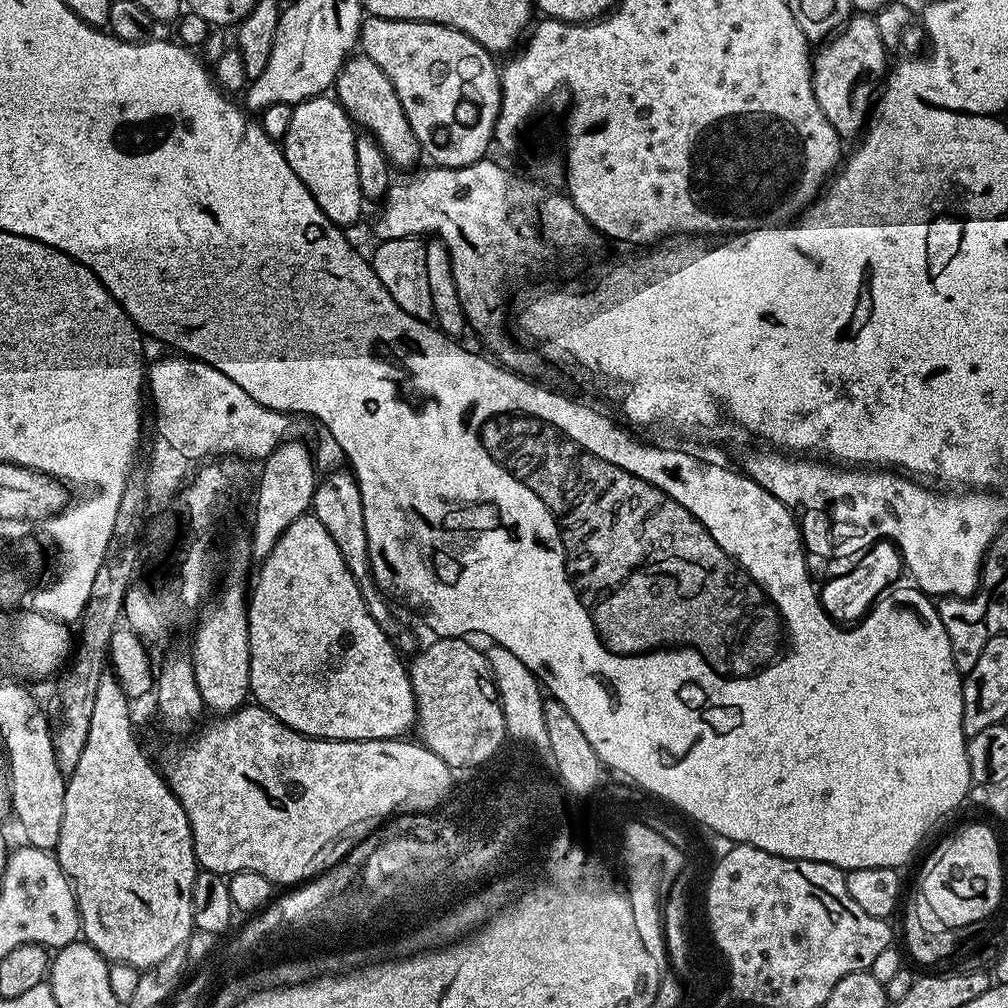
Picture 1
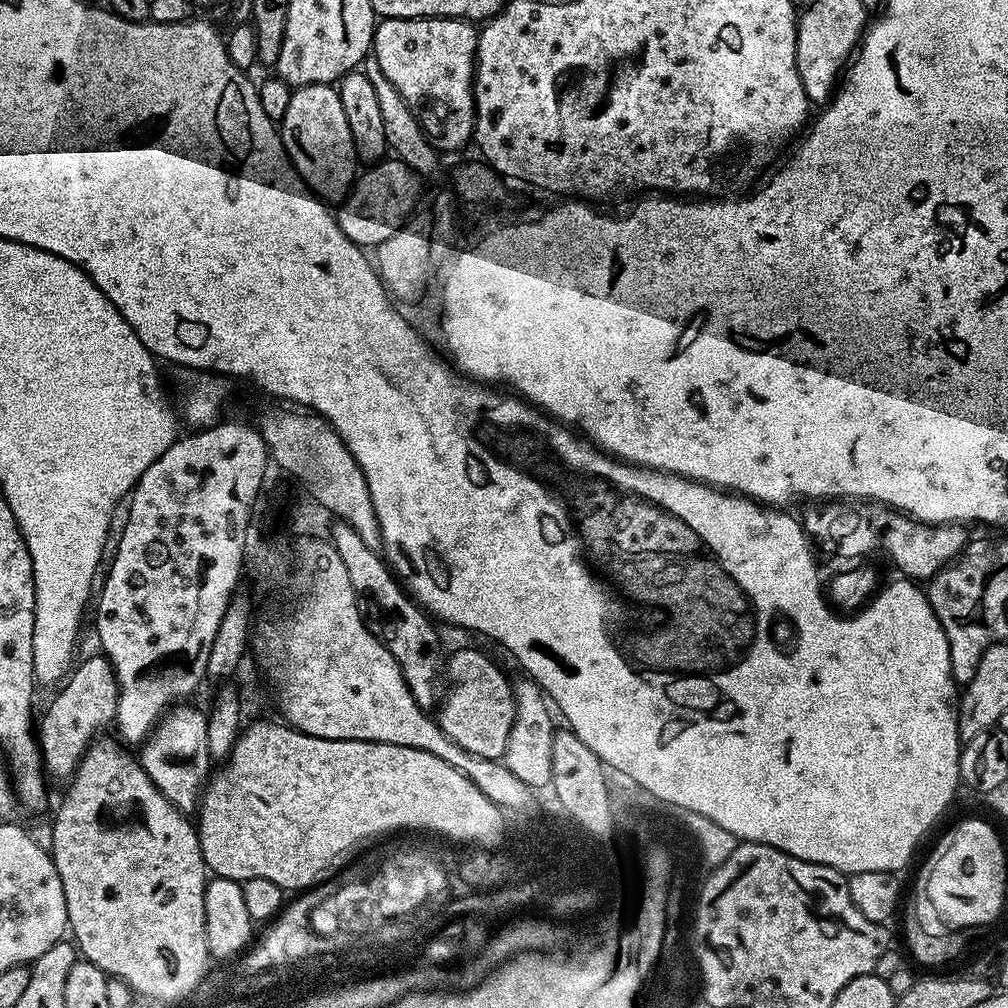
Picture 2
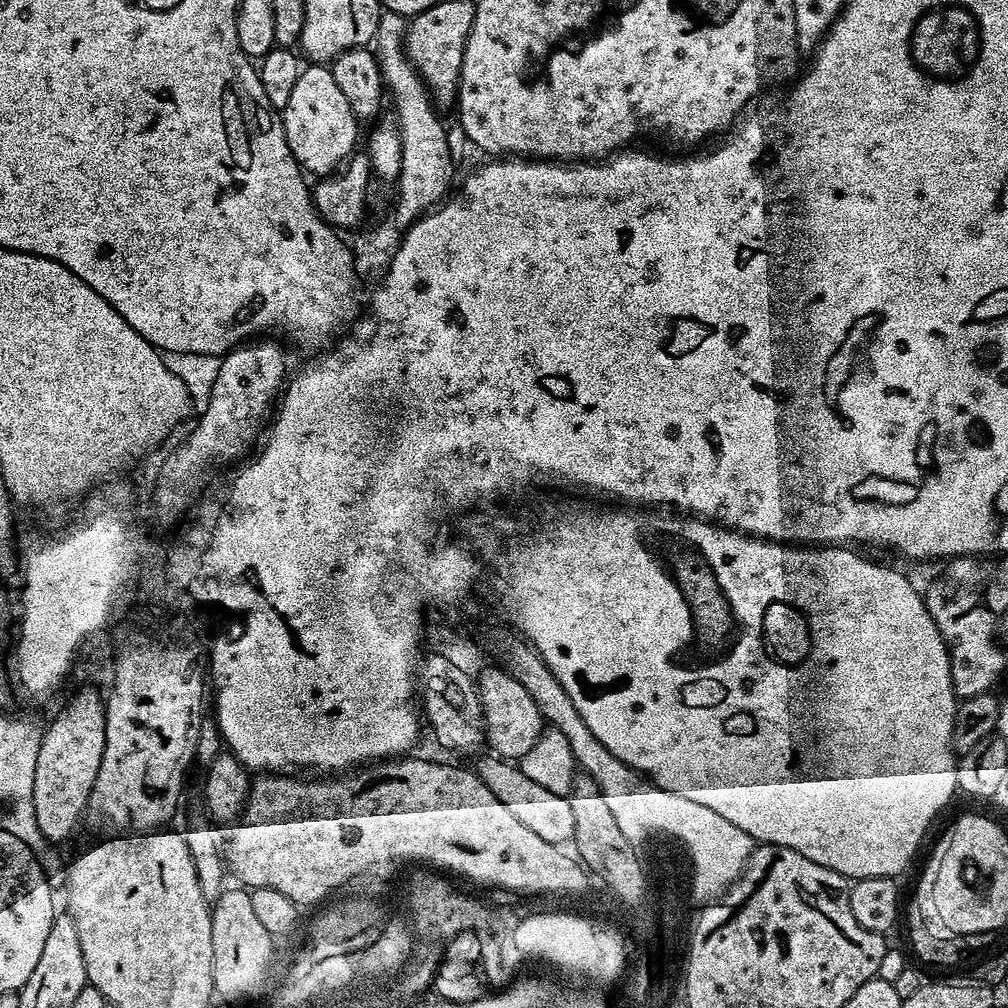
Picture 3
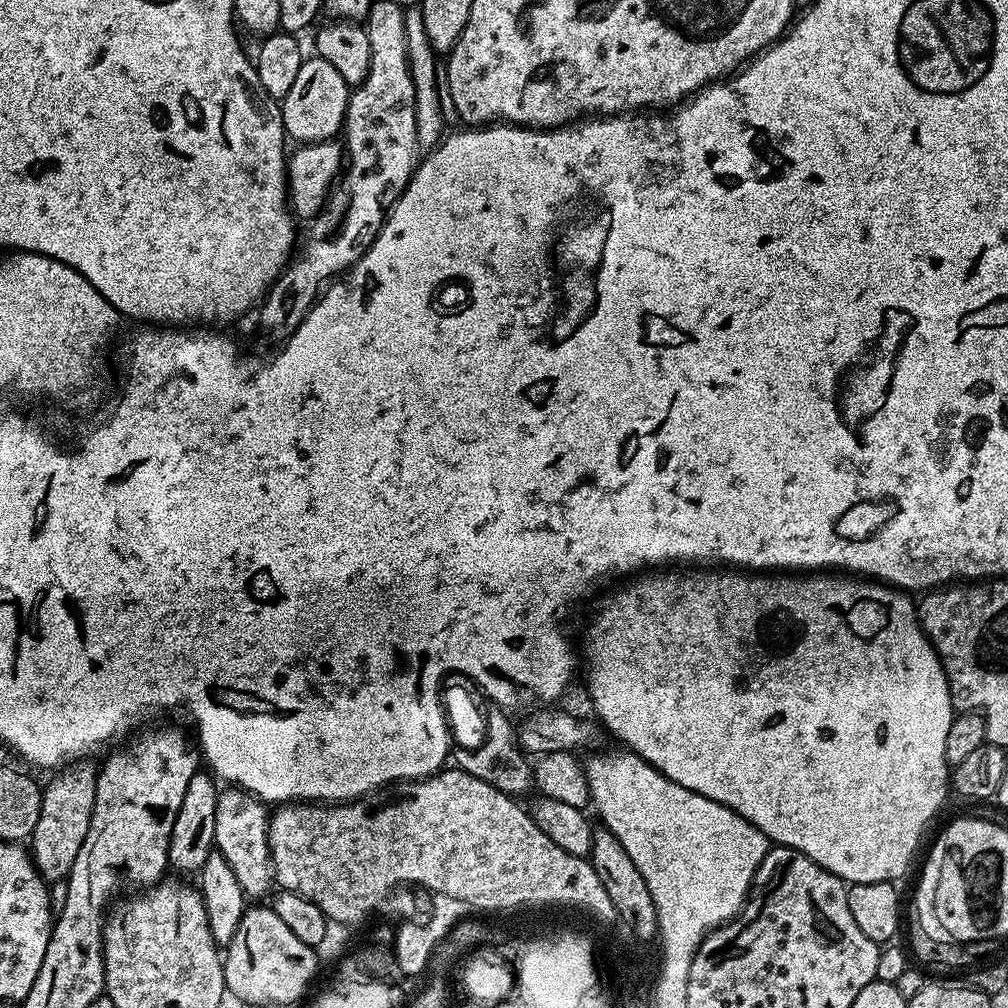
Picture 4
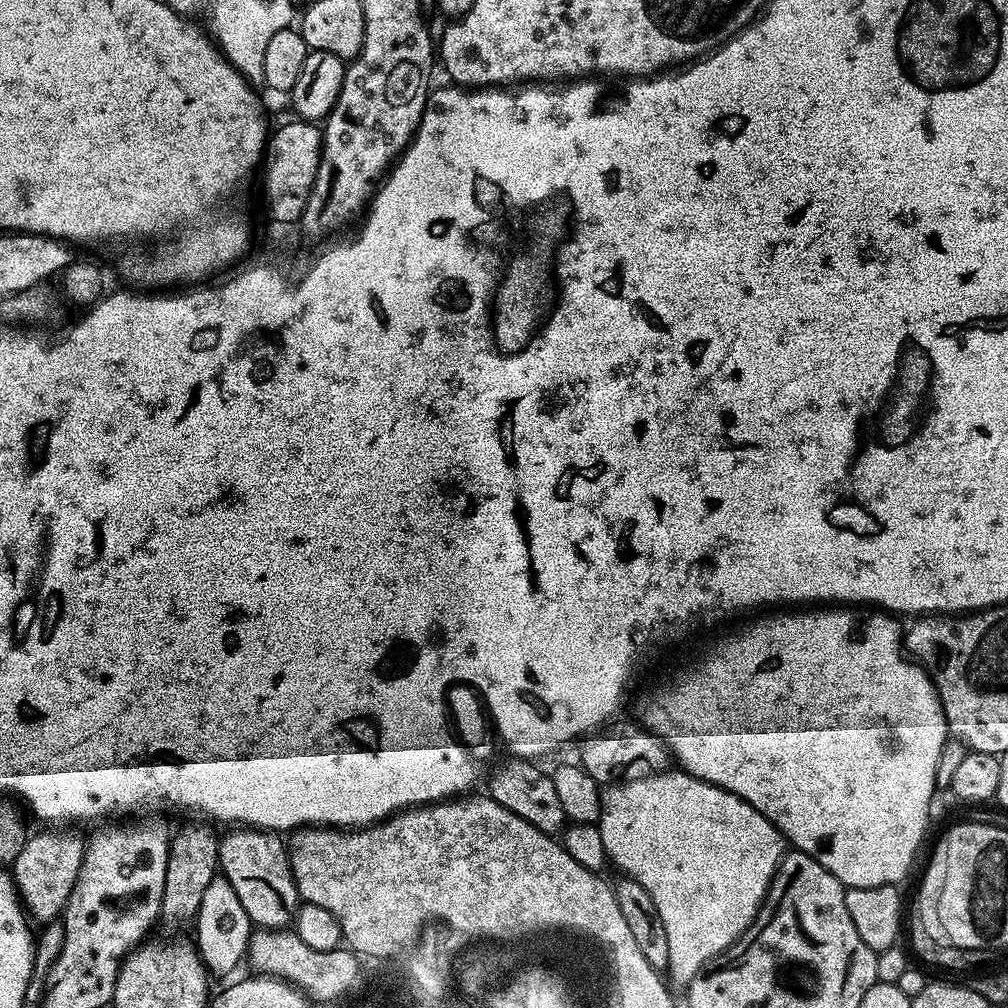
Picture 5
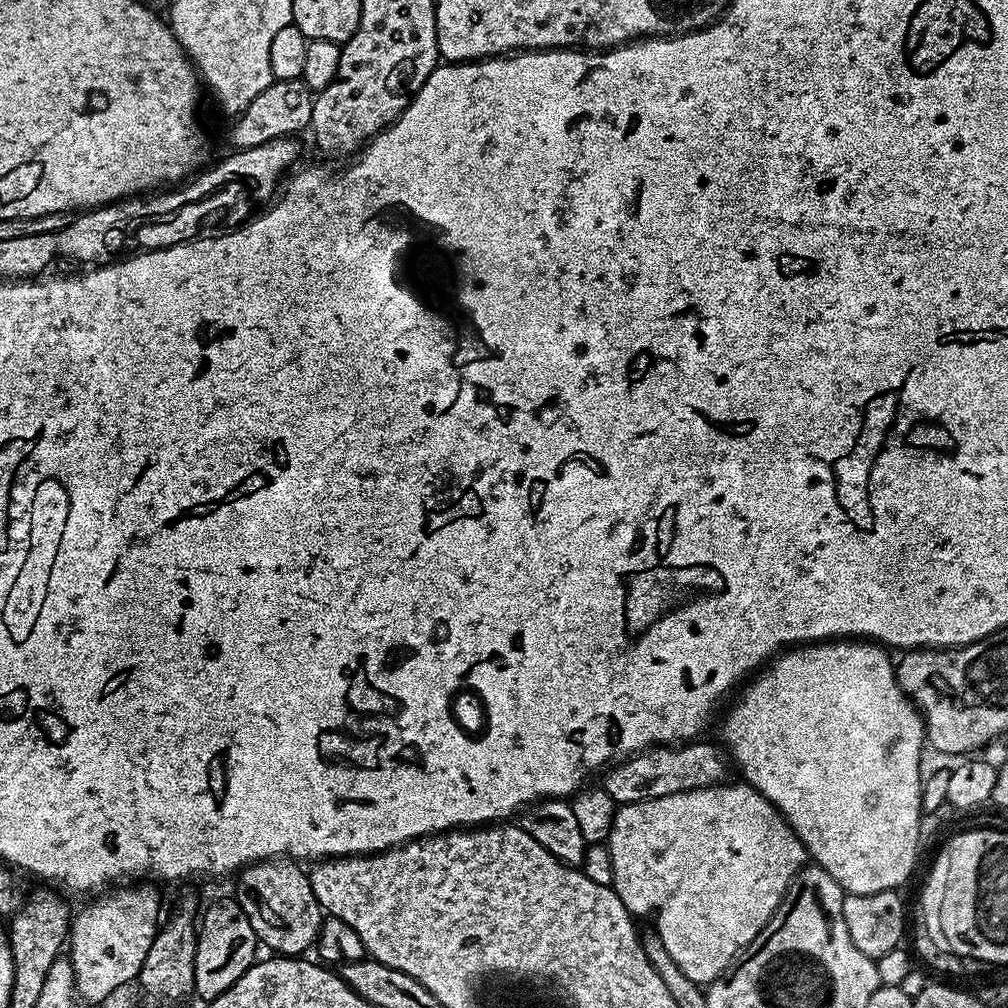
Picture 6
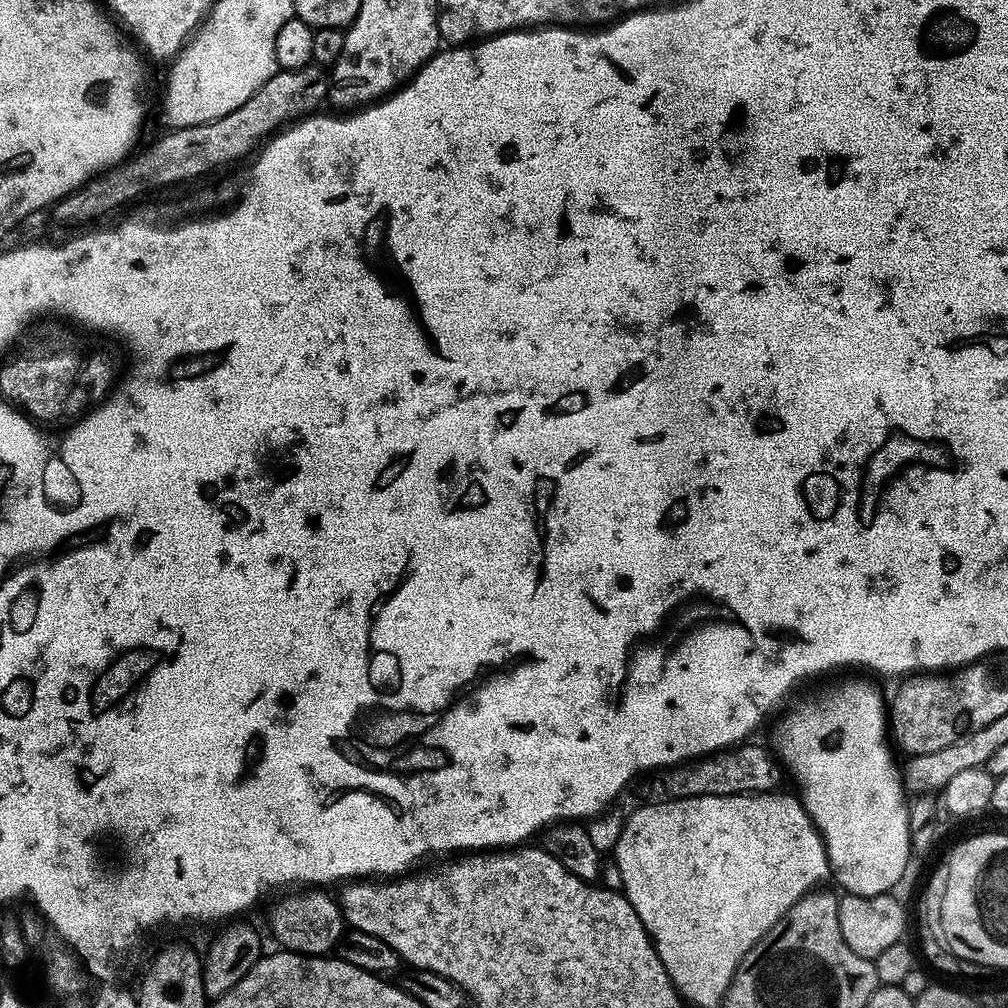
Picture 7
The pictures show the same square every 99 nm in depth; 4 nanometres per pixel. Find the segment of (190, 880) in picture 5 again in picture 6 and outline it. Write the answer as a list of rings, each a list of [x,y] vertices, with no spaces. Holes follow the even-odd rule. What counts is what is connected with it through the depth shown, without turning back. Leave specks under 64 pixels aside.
[[[188,892],[180,900],[176,913],[161,923],[154,942],[150,946],[150,954],[146,954],[146,962],[142,962],[142,970],[138,977],[138,983],[143,995],[152,1000],[184,1000],[193,995],[195,986],[195,950],[198,933],[198,910],[196,914],[196,896]]]

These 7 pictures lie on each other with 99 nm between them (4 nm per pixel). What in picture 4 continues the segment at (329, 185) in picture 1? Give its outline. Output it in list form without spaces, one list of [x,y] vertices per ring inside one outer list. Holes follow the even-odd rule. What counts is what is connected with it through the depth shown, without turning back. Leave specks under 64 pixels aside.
[[[313,55],[305,59],[298,70],[298,79],[290,86],[290,94],[279,101],[280,113],[284,119],[284,130],[300,144],[317,144],[341,135],[344,126],[344,115],[348,109],[350,85],[320,56]]]

